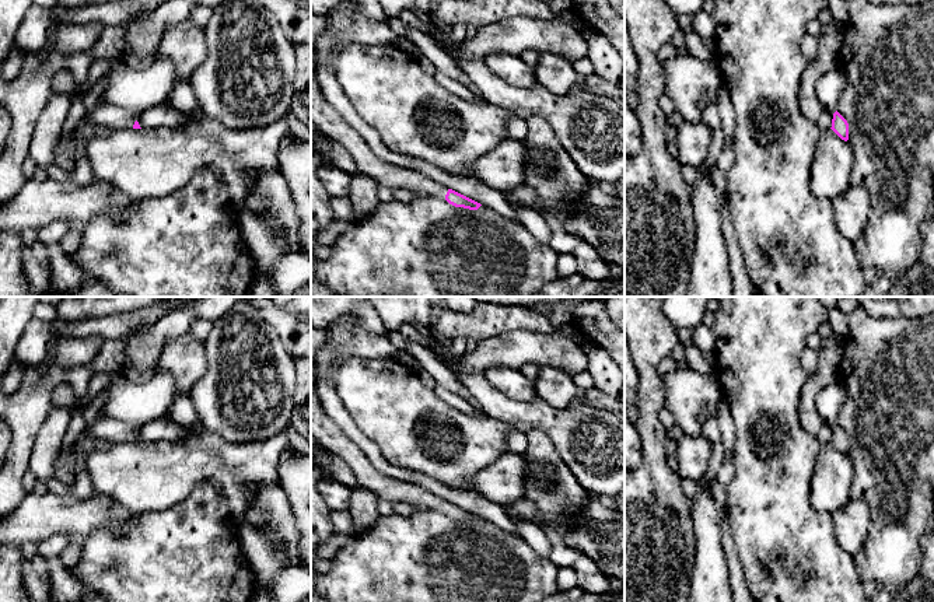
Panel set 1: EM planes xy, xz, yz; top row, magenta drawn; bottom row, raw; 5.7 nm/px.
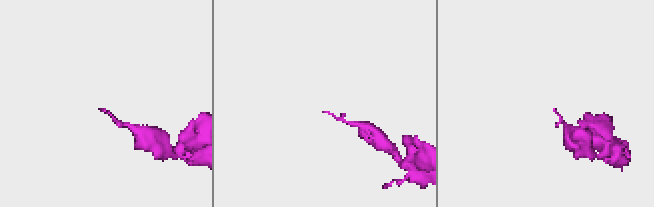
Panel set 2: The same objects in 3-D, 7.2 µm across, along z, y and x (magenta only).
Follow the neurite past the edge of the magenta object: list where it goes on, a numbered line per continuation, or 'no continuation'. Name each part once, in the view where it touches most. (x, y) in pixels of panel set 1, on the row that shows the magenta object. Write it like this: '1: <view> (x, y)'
1: xz (324, 116)

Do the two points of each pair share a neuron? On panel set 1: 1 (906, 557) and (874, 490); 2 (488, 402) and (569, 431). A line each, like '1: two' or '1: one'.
1: one
2: one

